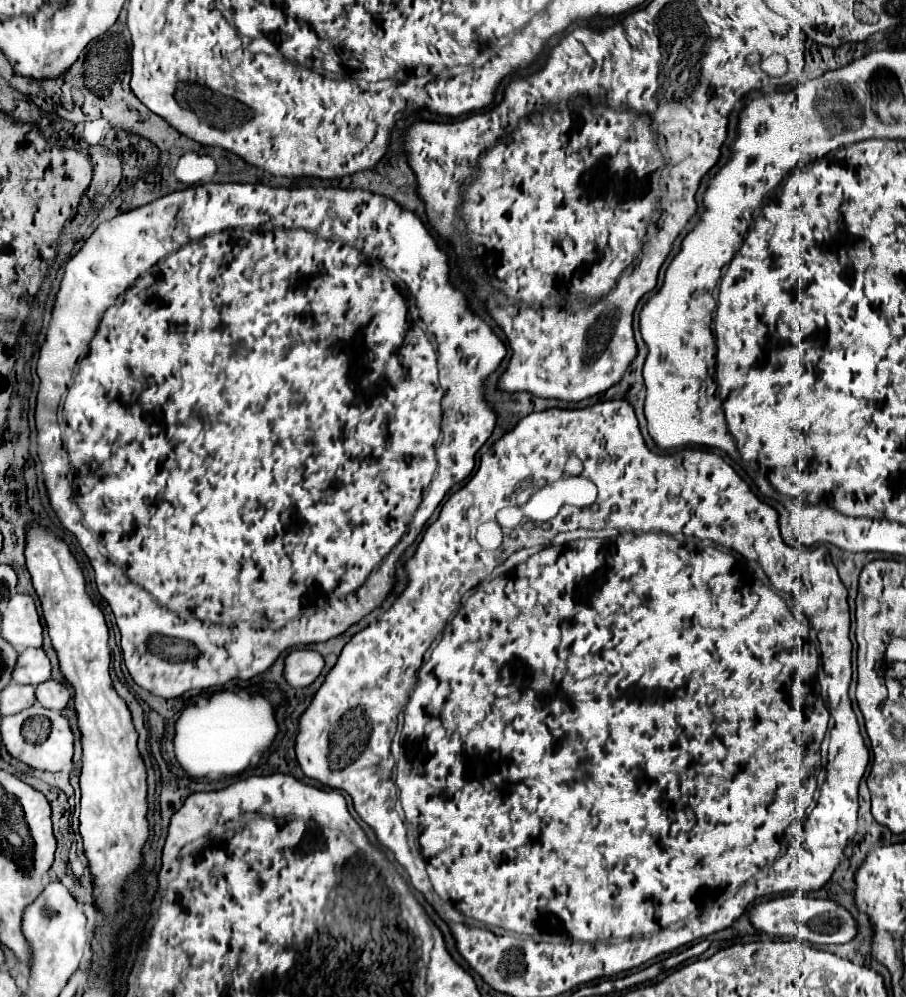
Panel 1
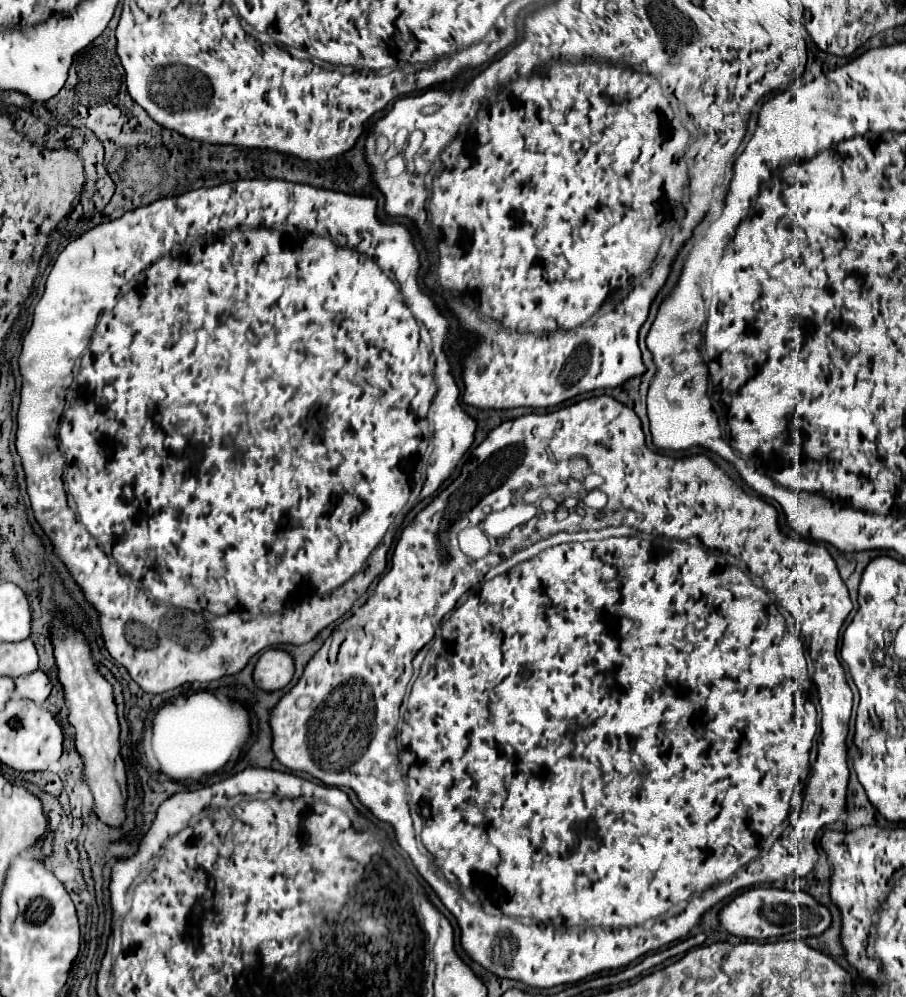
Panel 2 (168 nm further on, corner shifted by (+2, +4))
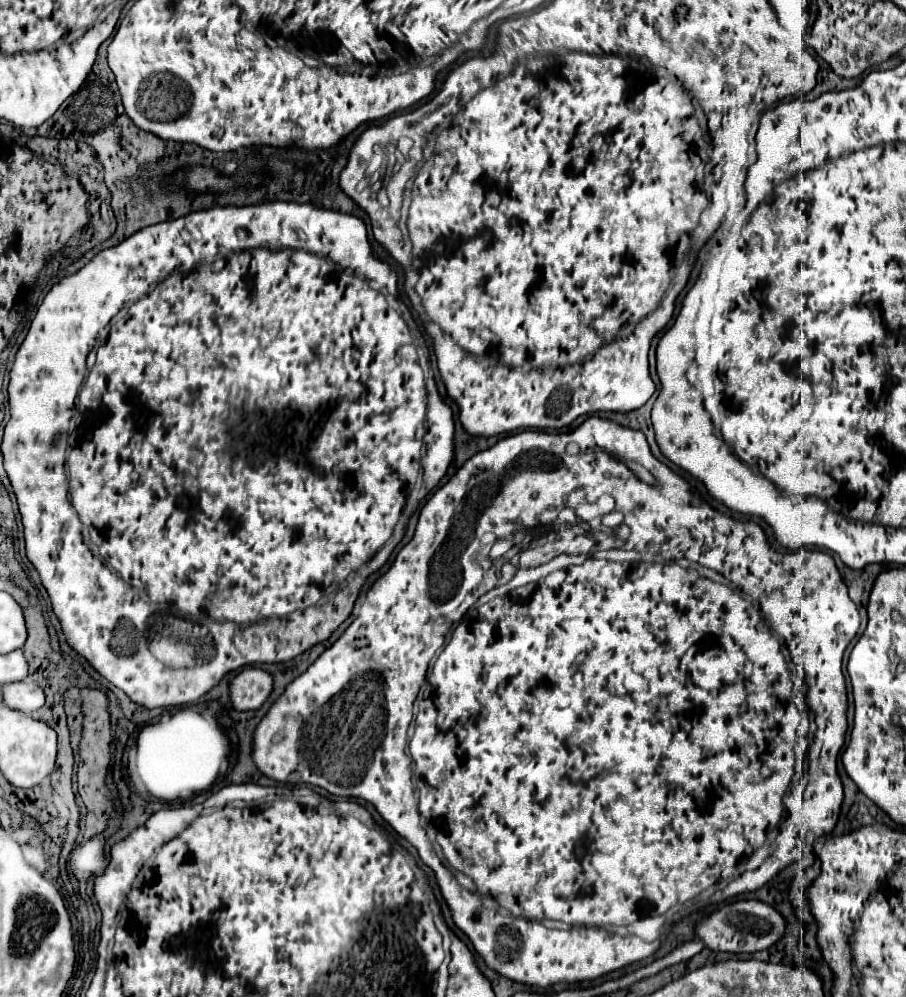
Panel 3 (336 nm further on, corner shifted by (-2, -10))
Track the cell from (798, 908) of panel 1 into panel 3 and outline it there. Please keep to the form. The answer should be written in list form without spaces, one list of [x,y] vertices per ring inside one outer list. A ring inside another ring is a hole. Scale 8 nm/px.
[[[737,900],[733,904],[717,908],[697,926],[697,936],[705,942],[707,948],[735,954],[753,954],[759,950],[767,950],[777,944],[785,934],[785,918],[773,906],[759,900]]]

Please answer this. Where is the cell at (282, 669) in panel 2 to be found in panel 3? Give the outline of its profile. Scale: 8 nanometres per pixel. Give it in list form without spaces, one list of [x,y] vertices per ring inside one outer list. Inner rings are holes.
[[[245,668],[231,682],[231,702],[237,710],[259,710],[273,692],[273,676],[261,668]]]

